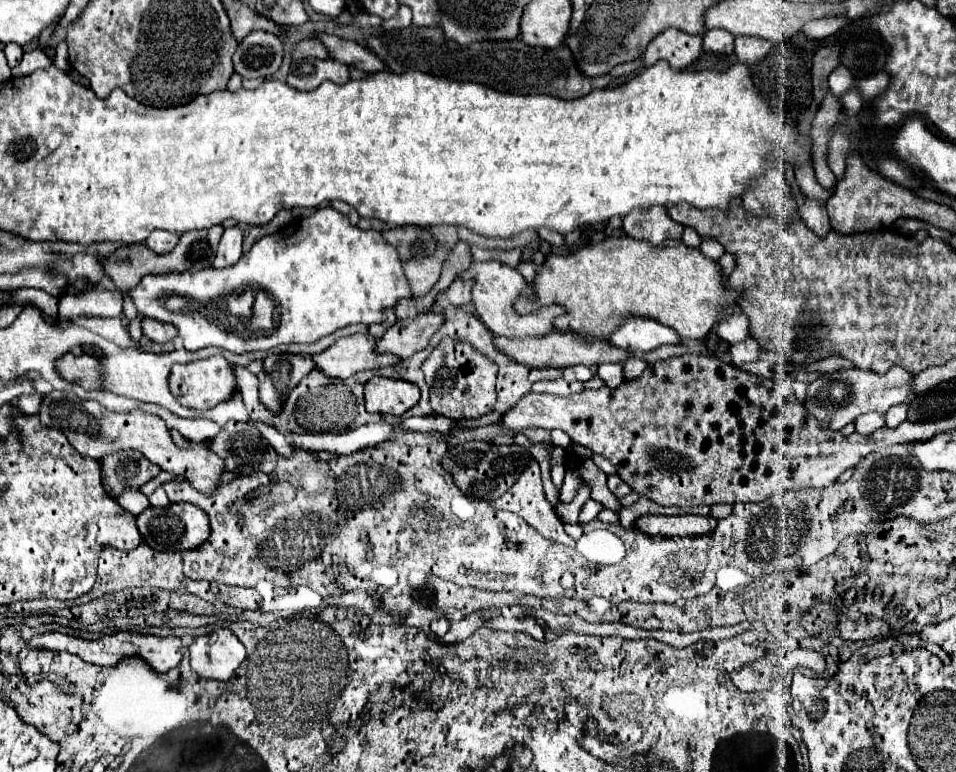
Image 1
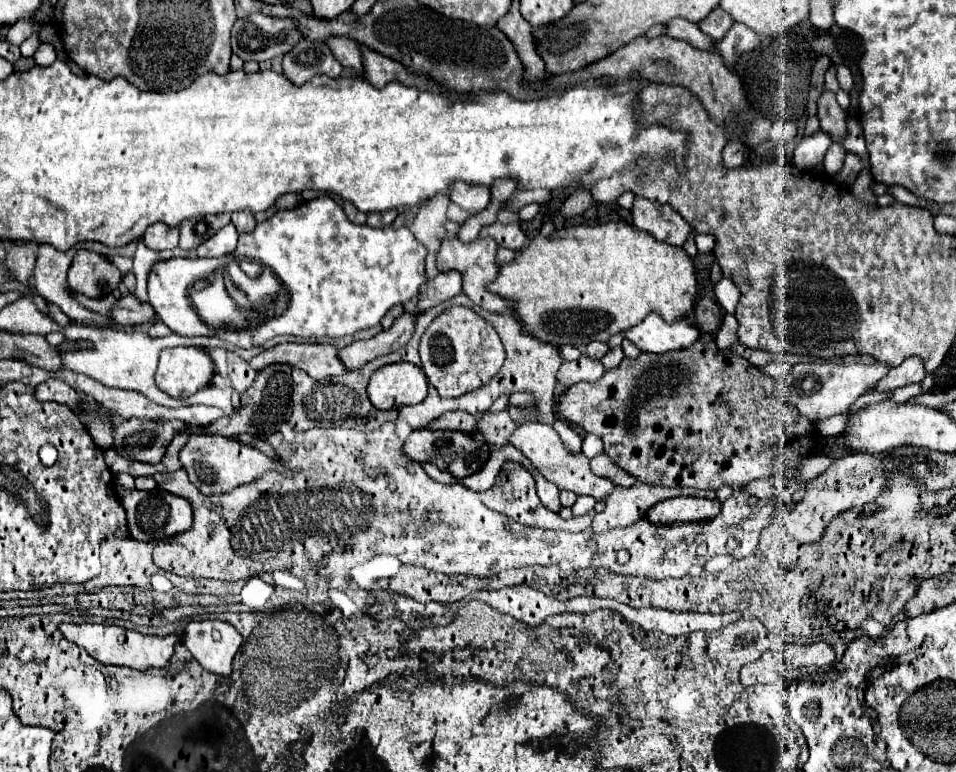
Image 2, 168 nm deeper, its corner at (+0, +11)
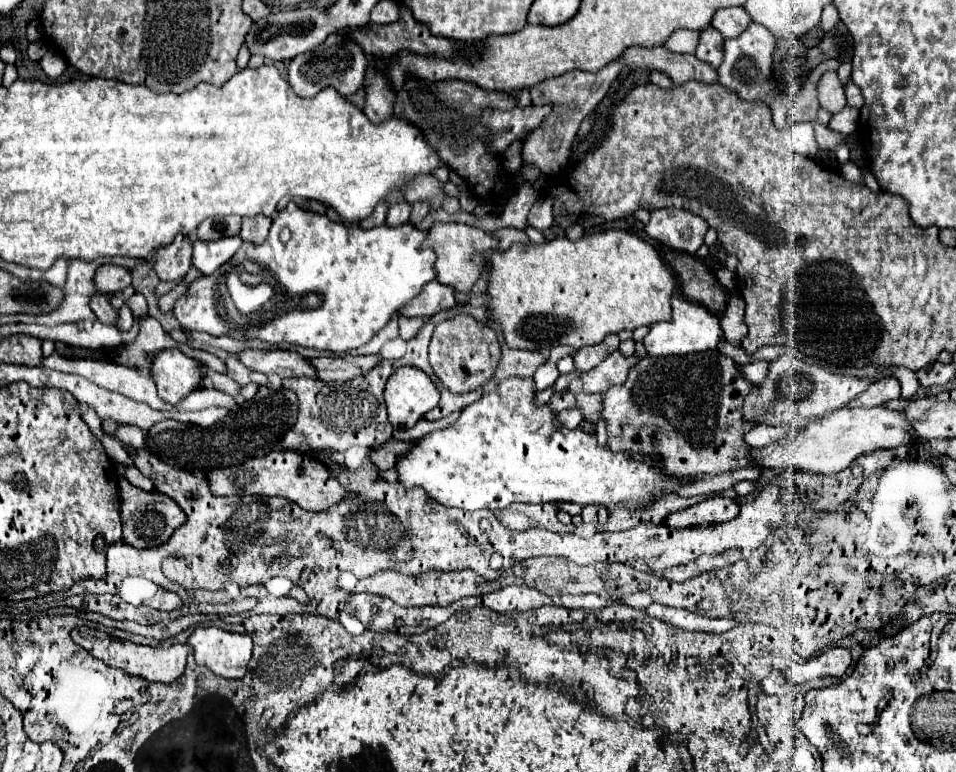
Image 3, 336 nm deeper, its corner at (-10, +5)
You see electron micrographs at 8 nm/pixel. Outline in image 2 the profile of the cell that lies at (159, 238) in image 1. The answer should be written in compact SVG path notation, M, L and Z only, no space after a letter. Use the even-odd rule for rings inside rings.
M155 222L147 228L145 236L143 236L143 242L147 248L155 250L155 252L161 252L161 250L171 250L177 246L177 240L179 240L179 228L171 228L163 222Z

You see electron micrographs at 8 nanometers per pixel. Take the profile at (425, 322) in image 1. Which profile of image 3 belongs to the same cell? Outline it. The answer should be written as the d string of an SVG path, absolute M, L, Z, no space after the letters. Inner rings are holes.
M371 354L371 356L333 356L333 358L313 358L311 360L319 372L319 378L323 382L349 382L351 378L369 374L379 362L381 356L379 354Z

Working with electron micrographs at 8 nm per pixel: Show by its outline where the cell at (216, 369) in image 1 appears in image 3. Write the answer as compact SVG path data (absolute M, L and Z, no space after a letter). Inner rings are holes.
M163 350L151 364L157 392L169 404L179 404L185 396L201 388L203 370L197 360L185 356L181 350Z

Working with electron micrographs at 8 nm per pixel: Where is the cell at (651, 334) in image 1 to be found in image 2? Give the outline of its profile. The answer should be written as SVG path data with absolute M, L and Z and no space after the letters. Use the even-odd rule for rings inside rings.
M652 312L641 324L627 330L625 338L631 340L641 352L661 354L693 344L693 340L699 338L699 330L687 318L677 318L667 324L661 316Z

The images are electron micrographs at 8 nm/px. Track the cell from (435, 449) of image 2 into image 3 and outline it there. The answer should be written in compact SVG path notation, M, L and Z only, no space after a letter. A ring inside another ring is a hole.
M391 440L391 442L385 442L377 448L373 448L371 452L371 458L373 462L381 468L381 470L389 470L389 468L395 468L397 466L397 460L401 456L405 456L407 452L411 452L411 448L415 446L415 442L399 442L399 440Z

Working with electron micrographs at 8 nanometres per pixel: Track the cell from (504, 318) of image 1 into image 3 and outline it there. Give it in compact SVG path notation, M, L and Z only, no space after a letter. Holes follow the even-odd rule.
M451 222L451 224L435 224L429 230L427 238L423 240L423 248L431 248L437 254L435 272L437 272L437 280L441 284L453 286L461 294L471 294L473 284L479 280L481 272L485 270L485 264L487 264L485 252L497 250L499 242L495 242L495 236L491 236L479 228Z

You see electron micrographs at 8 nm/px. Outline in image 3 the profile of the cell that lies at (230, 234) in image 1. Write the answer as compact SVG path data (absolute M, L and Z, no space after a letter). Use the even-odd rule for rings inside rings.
M229 236L215 242L193 240L193 264L203 274L213 274L221 264L225 264L241 248L241 244L243 244L241 236Z

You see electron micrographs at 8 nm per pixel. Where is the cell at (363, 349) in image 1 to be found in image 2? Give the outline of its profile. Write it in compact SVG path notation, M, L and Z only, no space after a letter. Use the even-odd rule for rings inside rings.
M284 343L253 357L250 366L256 371L261 371L265 366L284 363L305 370L313 380L321 380L325 376L345 374L337 352L339 350L329 344Z

